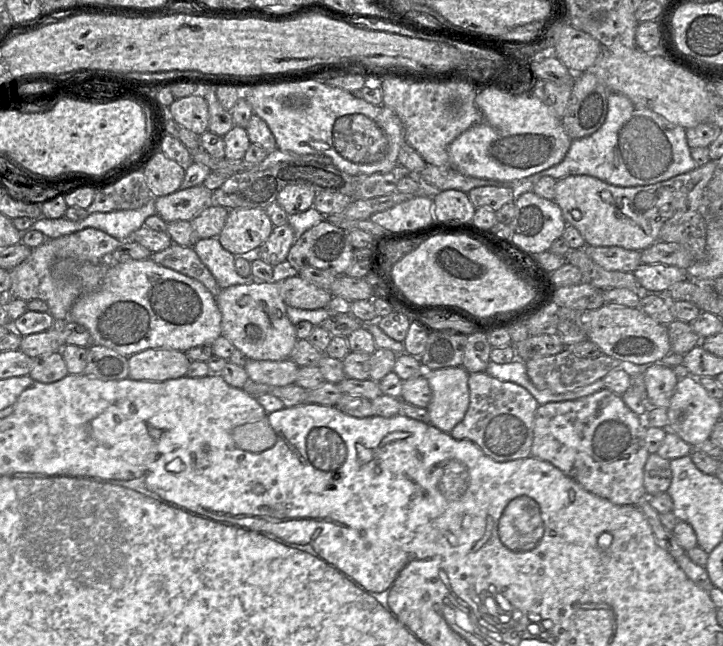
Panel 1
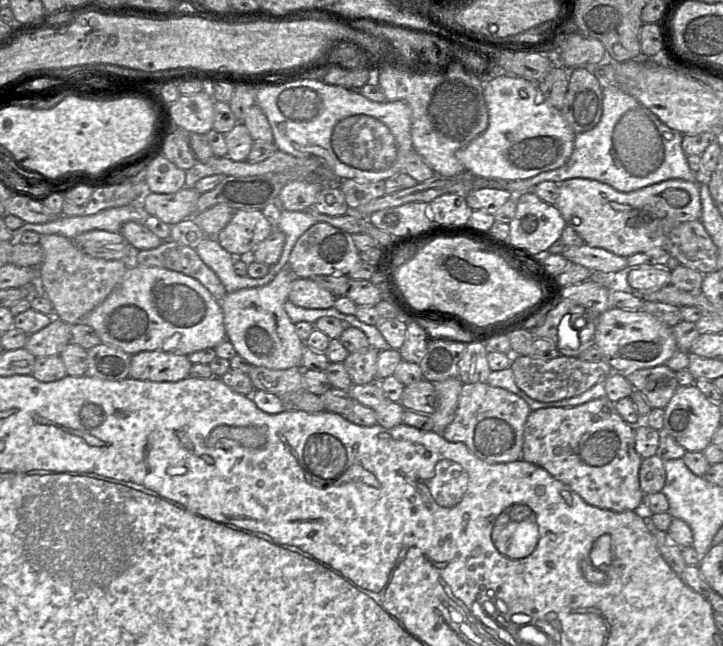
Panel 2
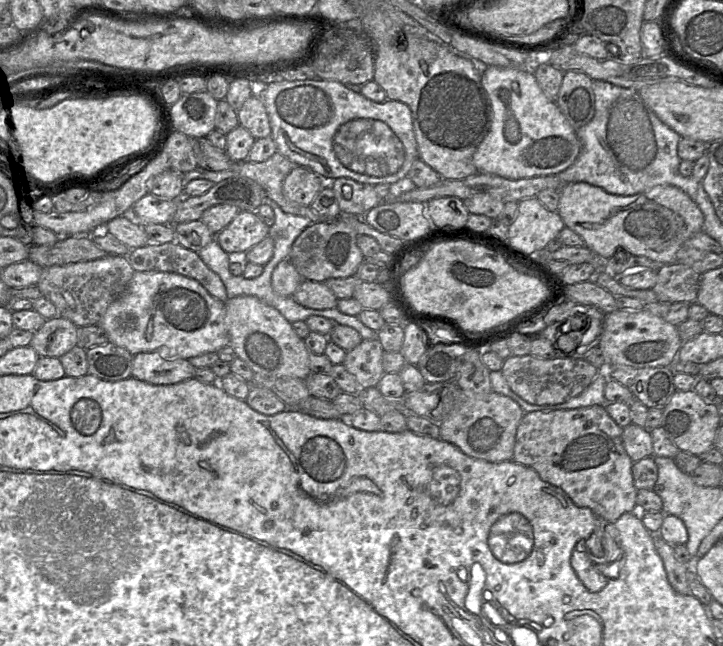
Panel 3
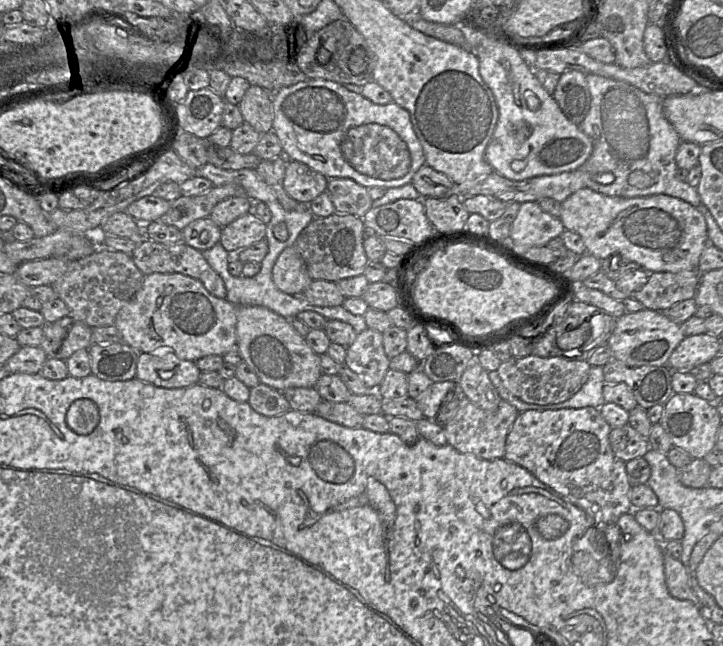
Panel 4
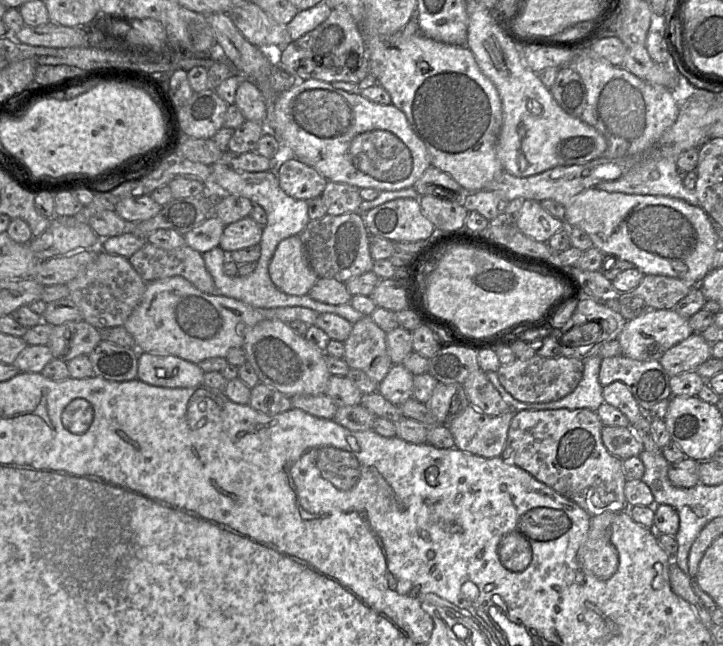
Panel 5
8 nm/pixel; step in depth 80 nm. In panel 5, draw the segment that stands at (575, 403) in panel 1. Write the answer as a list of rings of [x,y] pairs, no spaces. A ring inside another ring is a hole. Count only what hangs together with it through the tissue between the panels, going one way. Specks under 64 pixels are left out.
[[[587,408],[515,411],[501,458],[525,470],[531,476],[569,498],[589,515],[603,512],[619,513],[630,508],[624,494],[627,481],[623,460],[612,455],[601,438],[602,424],[596,412]]]

